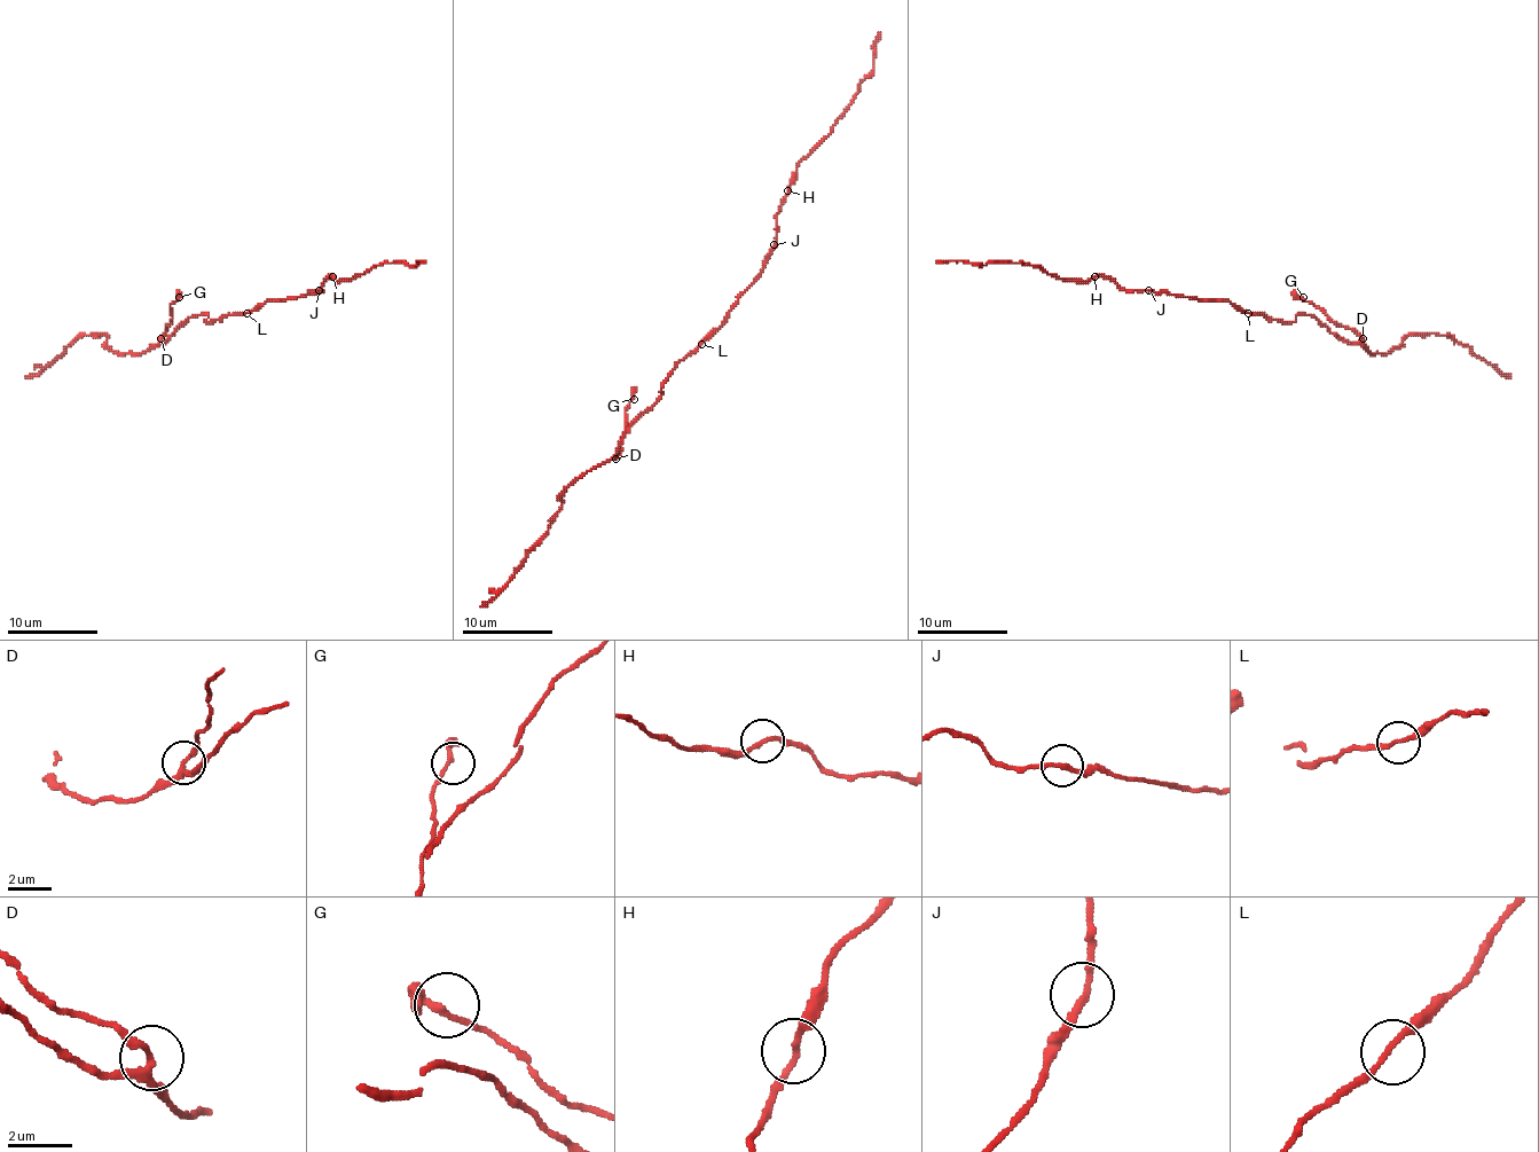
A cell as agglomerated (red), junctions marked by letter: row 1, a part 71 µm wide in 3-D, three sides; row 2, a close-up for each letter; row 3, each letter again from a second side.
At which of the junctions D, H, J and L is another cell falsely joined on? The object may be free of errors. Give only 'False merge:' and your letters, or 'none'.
False merge: D

